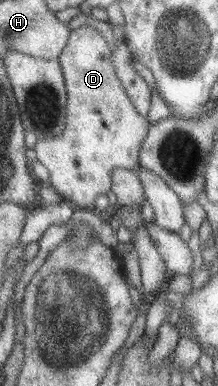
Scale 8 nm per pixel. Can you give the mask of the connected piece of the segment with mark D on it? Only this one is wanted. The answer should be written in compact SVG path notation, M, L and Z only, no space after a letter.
M89 24L80 25L70 32L67 45L58 57L66 87L67 104L65 105L65 130L63 134L38 140L35 145L37 160L47 169L50 176L50 187L76 209L93 210L98 197L109 193L111 174L118 168L135 170L140 168L139 150L143 140L147 138L150 123L131 105L119 78L115 75L111 63L111 49L104 35Z

